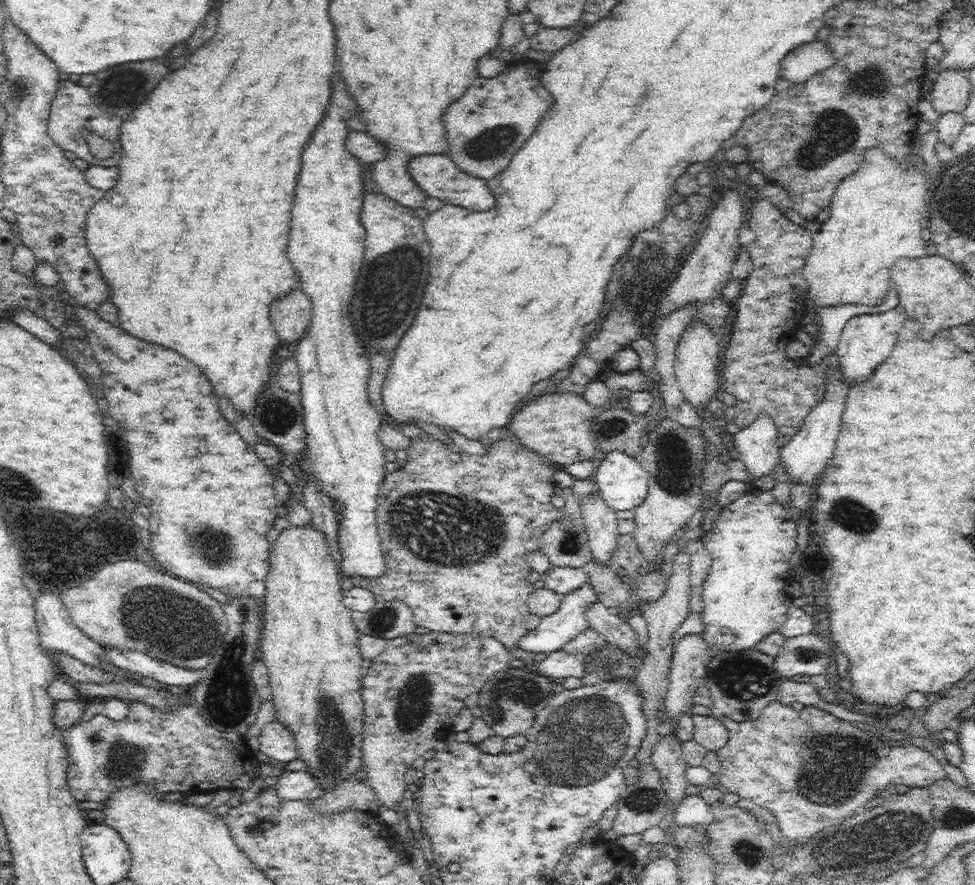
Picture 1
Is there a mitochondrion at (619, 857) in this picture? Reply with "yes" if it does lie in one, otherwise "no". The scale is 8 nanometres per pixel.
no

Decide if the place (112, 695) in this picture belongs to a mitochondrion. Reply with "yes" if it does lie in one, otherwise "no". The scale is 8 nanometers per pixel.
no

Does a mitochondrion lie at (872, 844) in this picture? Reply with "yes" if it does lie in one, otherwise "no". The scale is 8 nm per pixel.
yes

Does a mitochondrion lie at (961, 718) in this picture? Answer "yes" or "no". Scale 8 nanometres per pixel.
no

